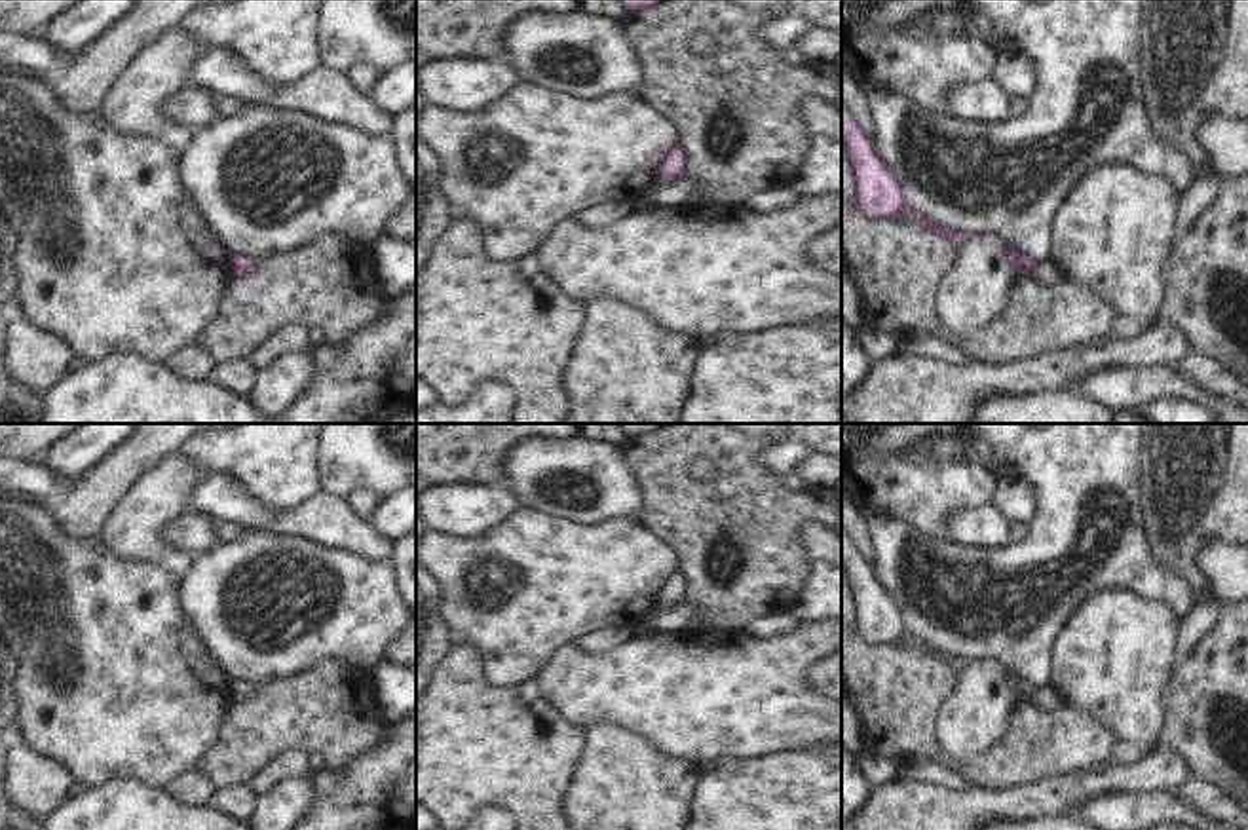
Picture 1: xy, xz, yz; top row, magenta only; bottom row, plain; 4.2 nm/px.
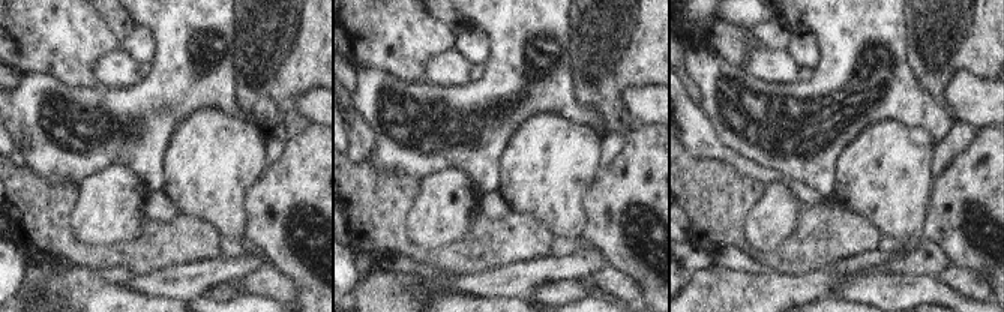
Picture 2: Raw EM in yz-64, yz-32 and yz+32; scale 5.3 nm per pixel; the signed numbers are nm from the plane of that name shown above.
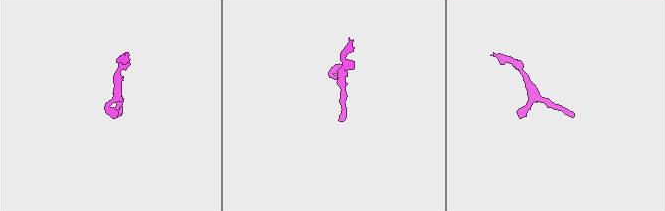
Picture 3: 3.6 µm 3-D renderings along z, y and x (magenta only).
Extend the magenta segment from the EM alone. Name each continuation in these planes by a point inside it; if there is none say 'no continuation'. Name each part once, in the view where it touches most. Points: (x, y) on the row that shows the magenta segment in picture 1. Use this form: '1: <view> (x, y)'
no continuation.

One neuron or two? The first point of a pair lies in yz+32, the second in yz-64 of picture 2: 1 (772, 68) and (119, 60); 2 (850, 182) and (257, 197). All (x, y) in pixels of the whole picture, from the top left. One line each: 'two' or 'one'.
1: one
2: two

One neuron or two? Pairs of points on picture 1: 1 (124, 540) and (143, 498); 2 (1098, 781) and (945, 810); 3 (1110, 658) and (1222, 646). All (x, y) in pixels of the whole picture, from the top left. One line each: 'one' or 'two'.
1: one
2: one
3: two

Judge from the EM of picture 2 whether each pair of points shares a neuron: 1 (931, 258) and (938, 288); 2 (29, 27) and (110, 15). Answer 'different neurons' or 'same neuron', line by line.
1: different neurons
2: different neurons

